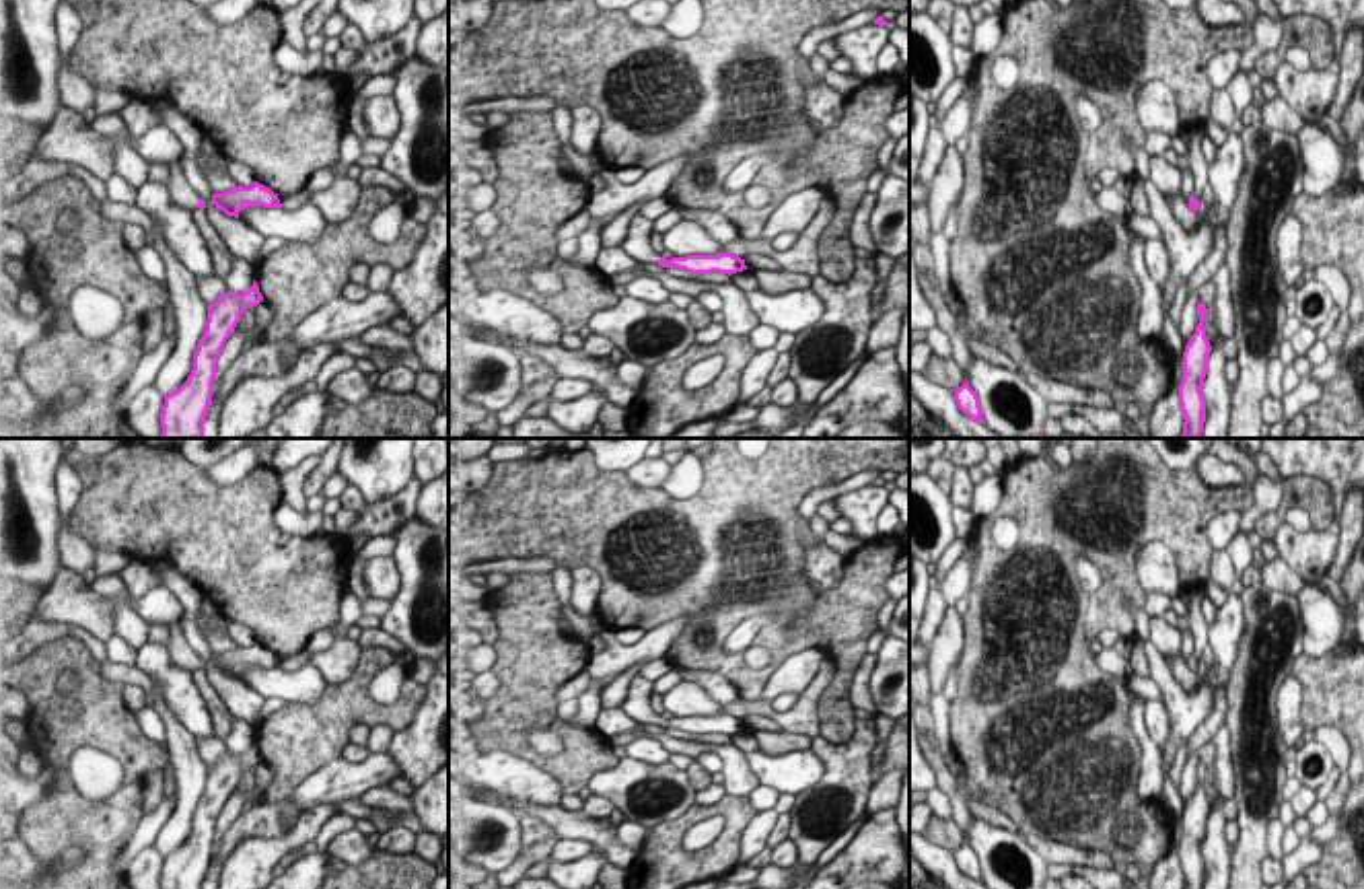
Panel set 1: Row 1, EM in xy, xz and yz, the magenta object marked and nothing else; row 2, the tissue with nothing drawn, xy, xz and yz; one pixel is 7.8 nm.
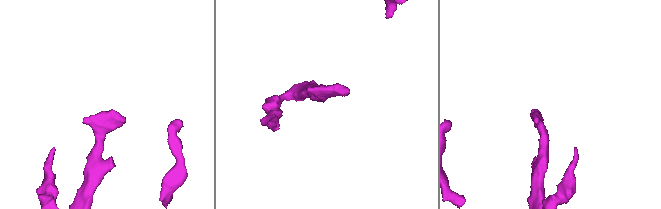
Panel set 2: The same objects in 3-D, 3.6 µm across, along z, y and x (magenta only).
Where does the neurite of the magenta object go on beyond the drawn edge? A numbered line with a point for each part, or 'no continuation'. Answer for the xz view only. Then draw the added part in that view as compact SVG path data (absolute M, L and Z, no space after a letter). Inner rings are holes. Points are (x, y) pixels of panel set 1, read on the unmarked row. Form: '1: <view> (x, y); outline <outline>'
1: xz (638, 704); outline M636 675L630 683L621 712L638 724L658 724L660 716L652 708L652 685L646 677Z

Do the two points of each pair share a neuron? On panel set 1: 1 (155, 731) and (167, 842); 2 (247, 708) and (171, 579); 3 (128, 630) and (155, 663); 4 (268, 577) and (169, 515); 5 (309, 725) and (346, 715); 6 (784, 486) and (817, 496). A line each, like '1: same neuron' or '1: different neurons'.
1: different neurons
2: same neuron
3: different neurons
4: same neuron
5: same neuron
6: different neurons

